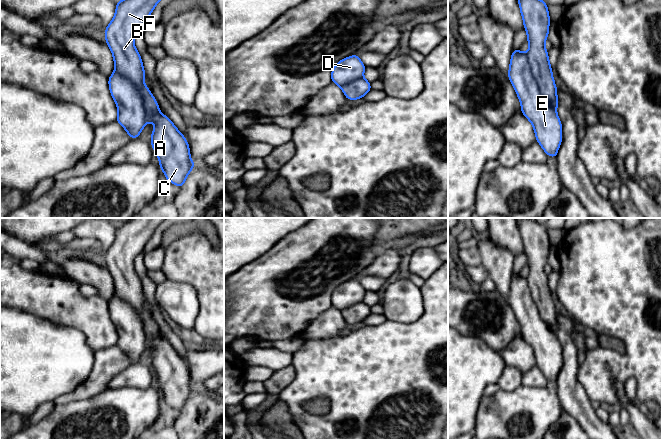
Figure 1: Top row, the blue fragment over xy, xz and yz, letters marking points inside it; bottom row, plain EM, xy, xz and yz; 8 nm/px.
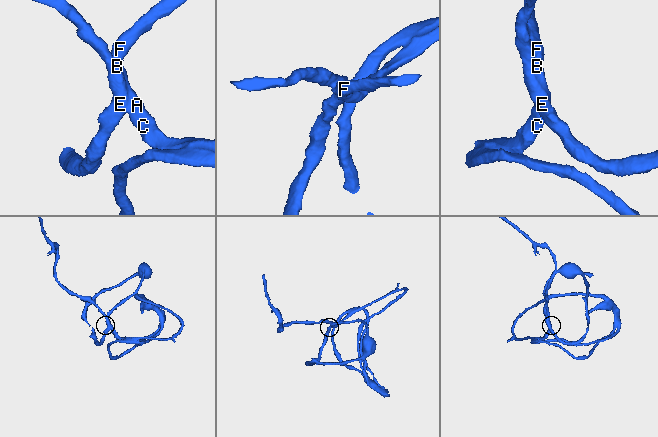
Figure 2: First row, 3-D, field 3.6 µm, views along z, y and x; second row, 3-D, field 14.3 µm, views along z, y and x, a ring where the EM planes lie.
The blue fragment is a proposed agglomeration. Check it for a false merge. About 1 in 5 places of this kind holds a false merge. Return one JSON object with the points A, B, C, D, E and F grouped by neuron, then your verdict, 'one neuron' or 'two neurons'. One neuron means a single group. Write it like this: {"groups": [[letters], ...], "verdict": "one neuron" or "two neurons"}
{"groups": [["A", "B", "C", "D", "E", "F"]], "verdict": "one neuron"}

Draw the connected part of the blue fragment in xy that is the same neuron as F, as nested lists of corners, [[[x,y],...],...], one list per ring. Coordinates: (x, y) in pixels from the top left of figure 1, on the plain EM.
[[[133,218],[117,225],[115,239],[104,254],[106,267],[113,278],[115,287],[115,294],[108,302],[108,307],[111,320],[118,333],[116,346],[126,354],[131,364],[140,361],[141,354],[145,351],[147,345],[155,347],[150,366],[154,377],[158,380],[159,390],[166,403],[181,412],[196,387],[190,382],[190,372],[186,362],[179,356],[169,341],[160,336],[157,324],[144,308],[146,298],[141,280],[134,269],[135,258],[144,251],[146,243],[165,219]]]

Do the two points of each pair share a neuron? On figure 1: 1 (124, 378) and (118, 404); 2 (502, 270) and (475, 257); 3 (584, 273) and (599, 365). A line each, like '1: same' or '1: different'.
1: different
2: different
3: same

